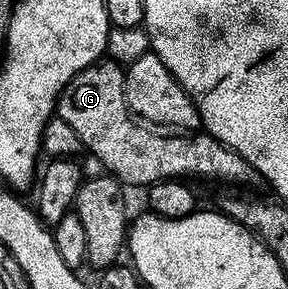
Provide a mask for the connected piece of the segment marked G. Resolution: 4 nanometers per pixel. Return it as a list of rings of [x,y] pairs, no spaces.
[[[99,60],[94,63],[94,65],[84,68],[80,73],[77,74],[67,84],[64,89],[62,89],[62,95],[58,98],[58,104],[56,107],[57,117],[60,117],[64,120],[64,124],[68,124],[68,128],[72,128],[72,132],[76,132],[76,136],[80,136],[83,147],[87,151],[91,150],[92,153],[98,157],[98,162],[102,165],[101,169],[105,173],[115,177],[119,182],[122,183],[123,187],[130,188],[130,186],[142,186],[141,188],[148,188],[153,184],[153,182],[160,182],[164,178],[177,178],[179,180],[185,179],[187,176],[185,174],[195,174],[198,178],[223,178],[226,182],[239,182],[242,186],[254,186],[259,185],[260,176],[256,172],[256,168],[252,168],[252,164],[248,164],[248,160],[244,160],[244,156],[240,156],[234,150],[230,150],[223,142],[216,141],[211,134],[205,132],[194,132],[189,136],[179,136],[177,133],[170,132],[170,134],[165,138],[165,133],[159,132],[157,129],[151,128],[149,125],[140,124],[137,117],[131,116],[128,113],[128,107],[124,101],[124,91],[126,88],[126,76],[123,70],[123,67],[119,63],[113,60]]]

